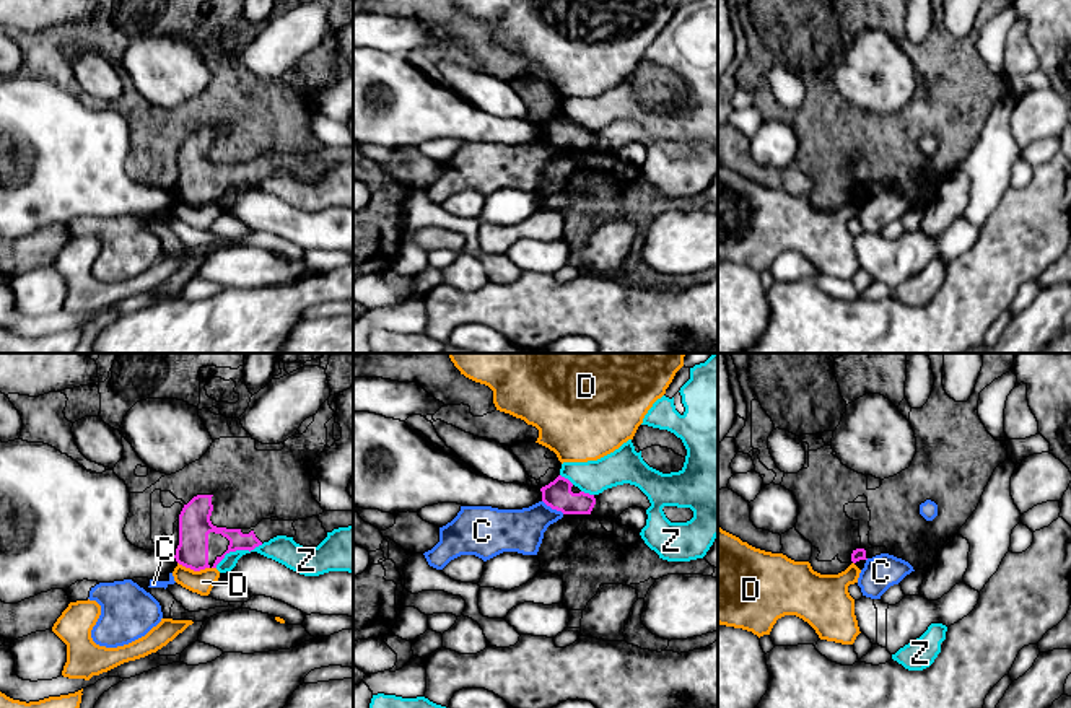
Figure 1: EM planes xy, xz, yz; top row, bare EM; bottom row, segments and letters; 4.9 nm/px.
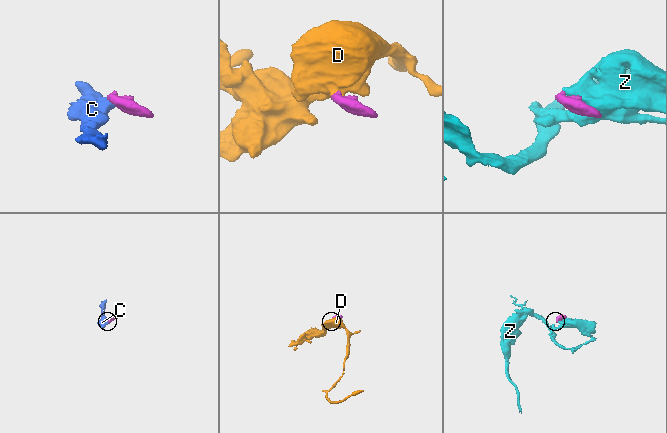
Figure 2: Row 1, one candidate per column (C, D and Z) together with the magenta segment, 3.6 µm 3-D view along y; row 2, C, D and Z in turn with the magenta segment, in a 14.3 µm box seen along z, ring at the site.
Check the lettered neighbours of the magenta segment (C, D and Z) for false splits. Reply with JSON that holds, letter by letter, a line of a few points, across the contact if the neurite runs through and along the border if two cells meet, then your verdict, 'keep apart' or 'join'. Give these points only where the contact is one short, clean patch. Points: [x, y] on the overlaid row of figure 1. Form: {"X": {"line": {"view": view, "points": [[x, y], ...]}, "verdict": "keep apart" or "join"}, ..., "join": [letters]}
{"C": {"line": {"view": "xz", "points": [[542, 500], [563, 513]]}, "verdict": "keep apart"}, "D": {"line": {"view": "xy", "points": [[178, 562], [194, 570], [209, 568]]}, "verdict": "keep apart"}, "Z": {"line": {"view": "xy", "points": [[262, 544], [249, 550], [230, 550], [215, 567]]}, "verdict": "keep apart"}, "join": []}

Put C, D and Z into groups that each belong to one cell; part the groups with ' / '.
C Z / D

